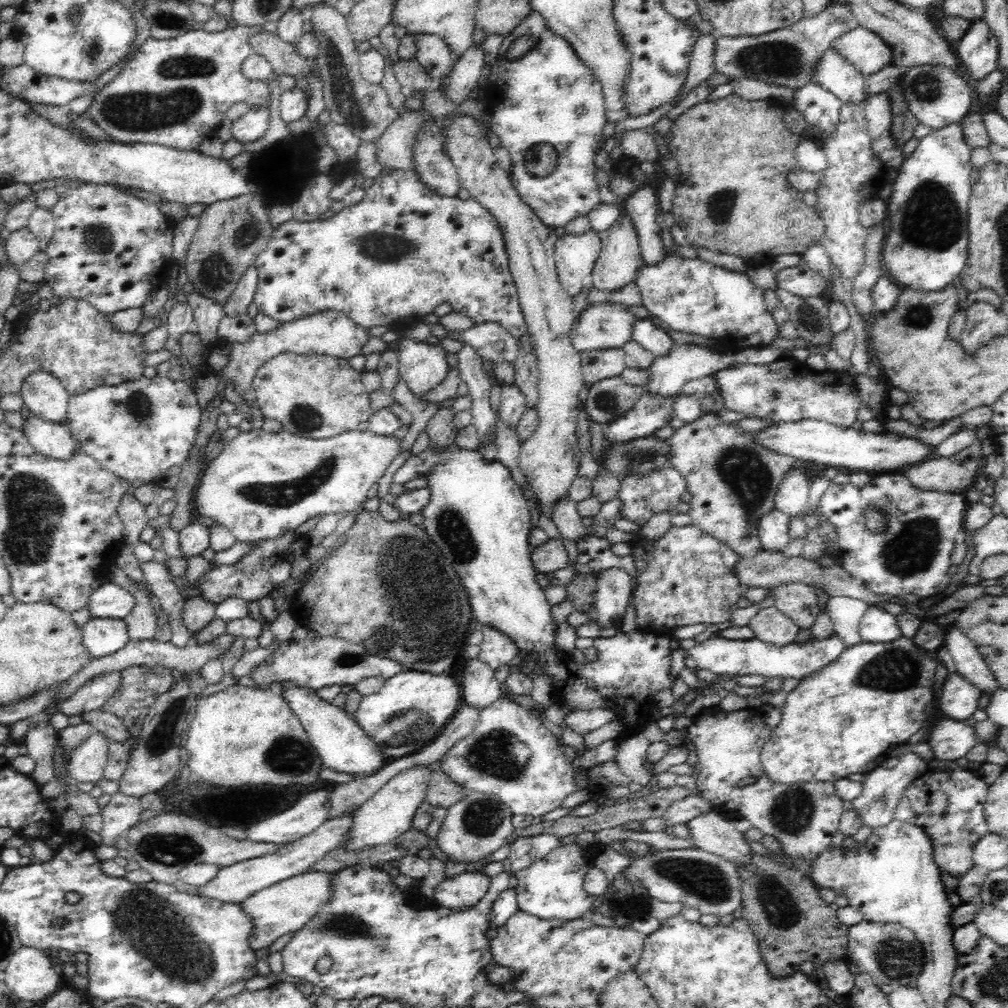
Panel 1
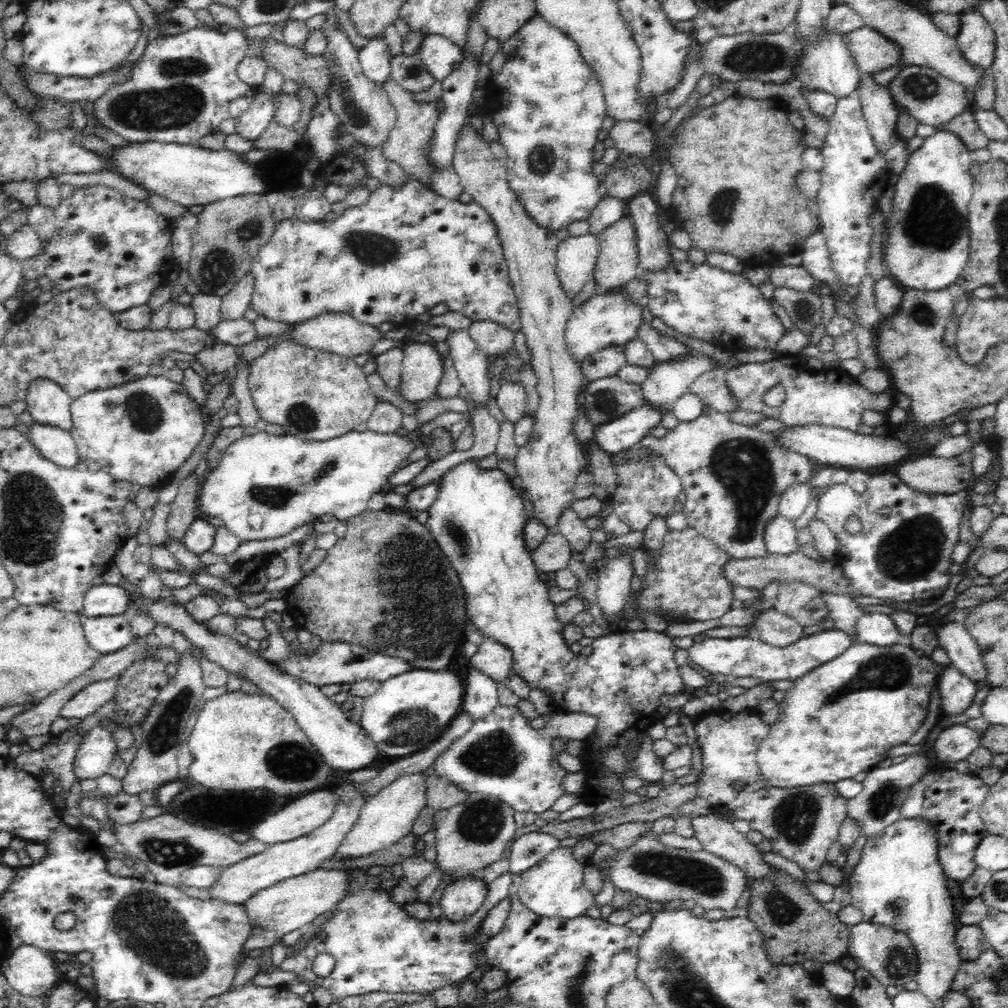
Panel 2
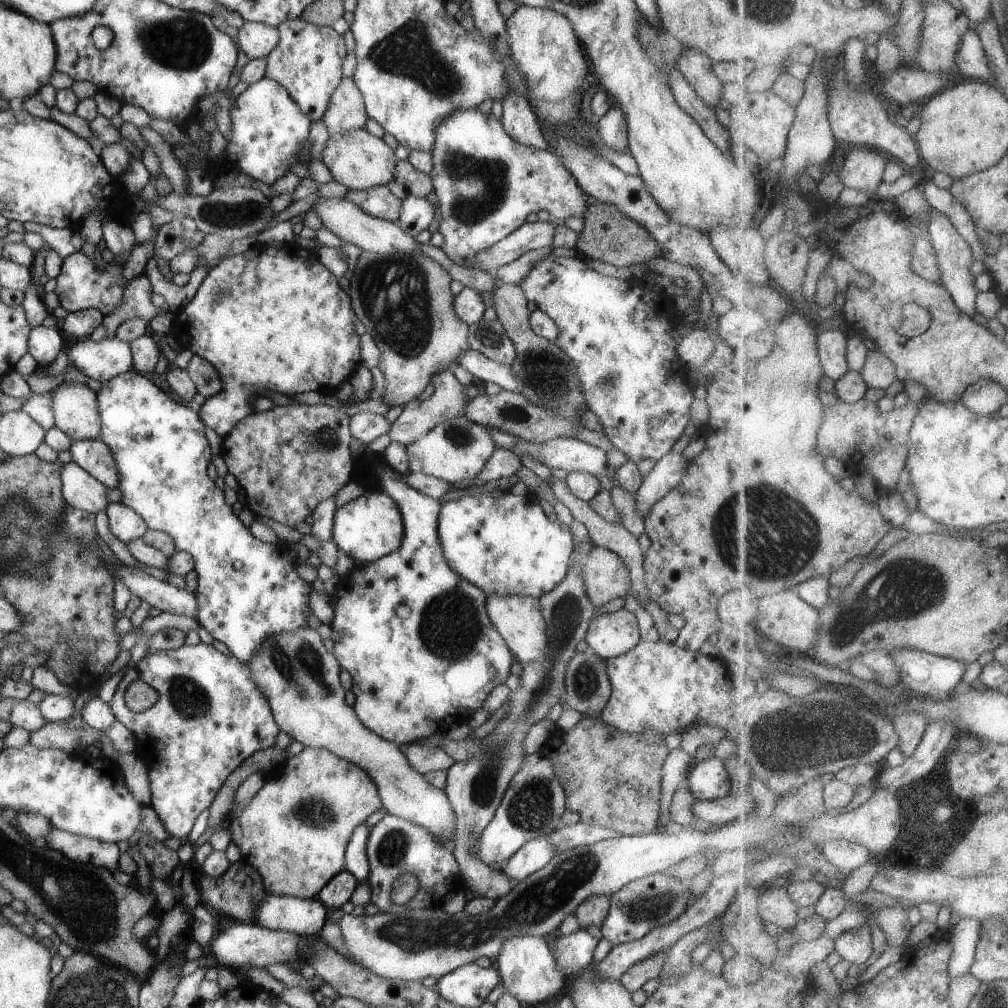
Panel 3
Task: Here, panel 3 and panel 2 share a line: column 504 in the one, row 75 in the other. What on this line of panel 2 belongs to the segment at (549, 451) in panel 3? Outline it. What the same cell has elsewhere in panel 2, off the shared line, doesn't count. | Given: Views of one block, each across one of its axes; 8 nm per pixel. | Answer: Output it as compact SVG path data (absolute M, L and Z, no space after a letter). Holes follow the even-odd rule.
M425 35L418 52L435 80L444 80L462 60L464 51L442 35Z

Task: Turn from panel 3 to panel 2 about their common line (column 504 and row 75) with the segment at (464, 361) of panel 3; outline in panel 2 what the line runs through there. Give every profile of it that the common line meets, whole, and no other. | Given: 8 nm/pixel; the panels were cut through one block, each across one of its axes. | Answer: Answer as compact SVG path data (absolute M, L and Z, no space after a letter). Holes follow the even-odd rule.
M383 35L369 39L368 44L358 50L358 56L363 73L372 82L382 85L391 76L390 60L393 56Z

